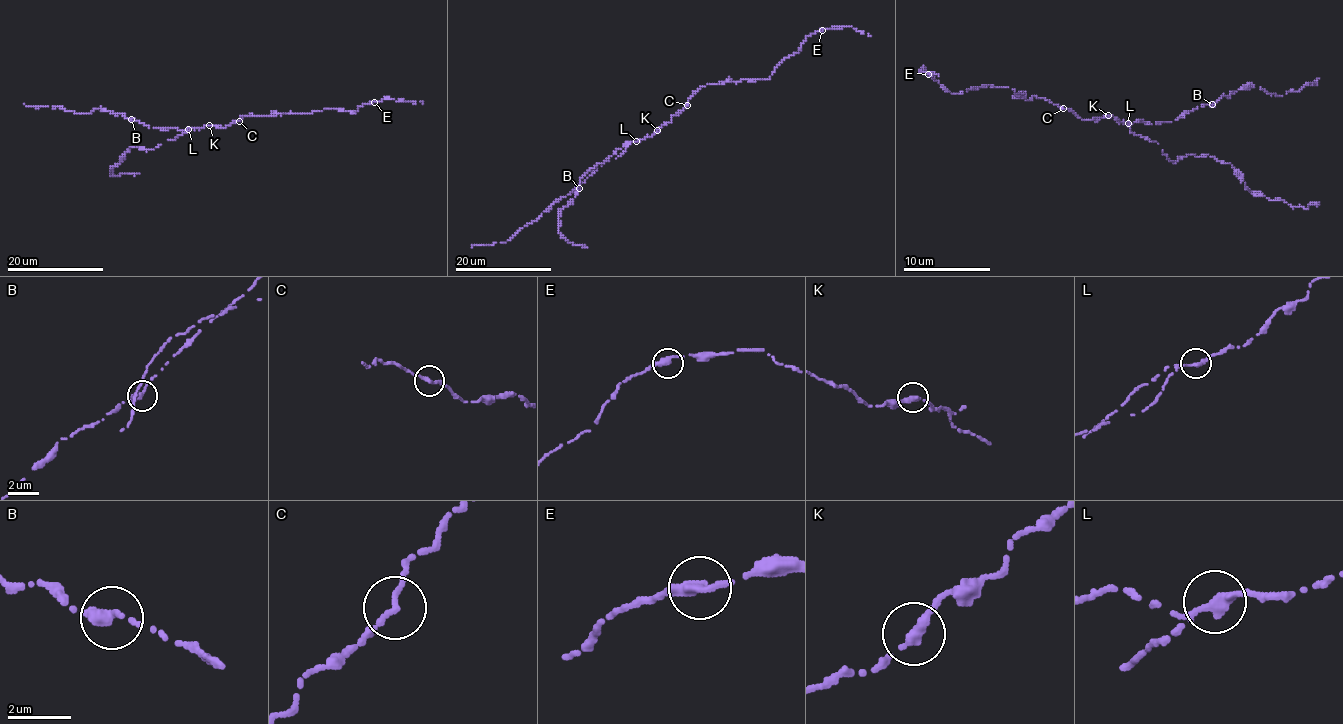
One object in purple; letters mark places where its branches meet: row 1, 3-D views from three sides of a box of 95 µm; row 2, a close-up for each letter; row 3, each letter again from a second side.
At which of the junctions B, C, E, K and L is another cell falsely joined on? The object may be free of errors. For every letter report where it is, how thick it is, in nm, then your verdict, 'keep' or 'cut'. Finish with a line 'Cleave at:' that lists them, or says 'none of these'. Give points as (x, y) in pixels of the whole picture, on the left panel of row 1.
B: place (131, 119); calibre 320 nm; keep
C: place (239, 121); calibre 200 nm; keep
E: place (374, 102); calibre 440 nm; keep
K: place (209, 125); calibre 300 nm; keep
L: place (188, 129); calibre 300 nm; cut
Cleave at: L

